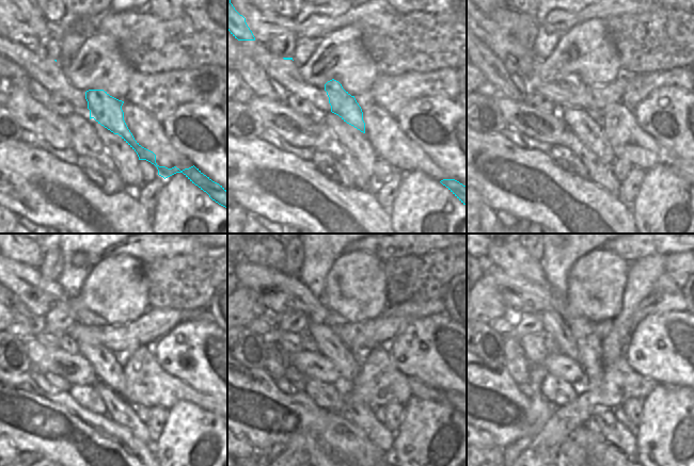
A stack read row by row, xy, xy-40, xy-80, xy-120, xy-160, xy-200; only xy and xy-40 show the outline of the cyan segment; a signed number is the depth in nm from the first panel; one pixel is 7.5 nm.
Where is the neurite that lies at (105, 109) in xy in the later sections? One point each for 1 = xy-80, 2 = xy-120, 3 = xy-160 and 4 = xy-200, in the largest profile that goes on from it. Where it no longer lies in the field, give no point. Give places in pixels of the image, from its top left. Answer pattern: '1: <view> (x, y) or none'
1: xy-80 (573, 82)
2: xy-120 (84, 317)
3: xy-160 (286, 293)
4: xy-200 (523, 295)

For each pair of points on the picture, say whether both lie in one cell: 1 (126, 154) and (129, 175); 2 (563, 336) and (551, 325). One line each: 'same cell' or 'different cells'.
1: same cell
2: same cell

